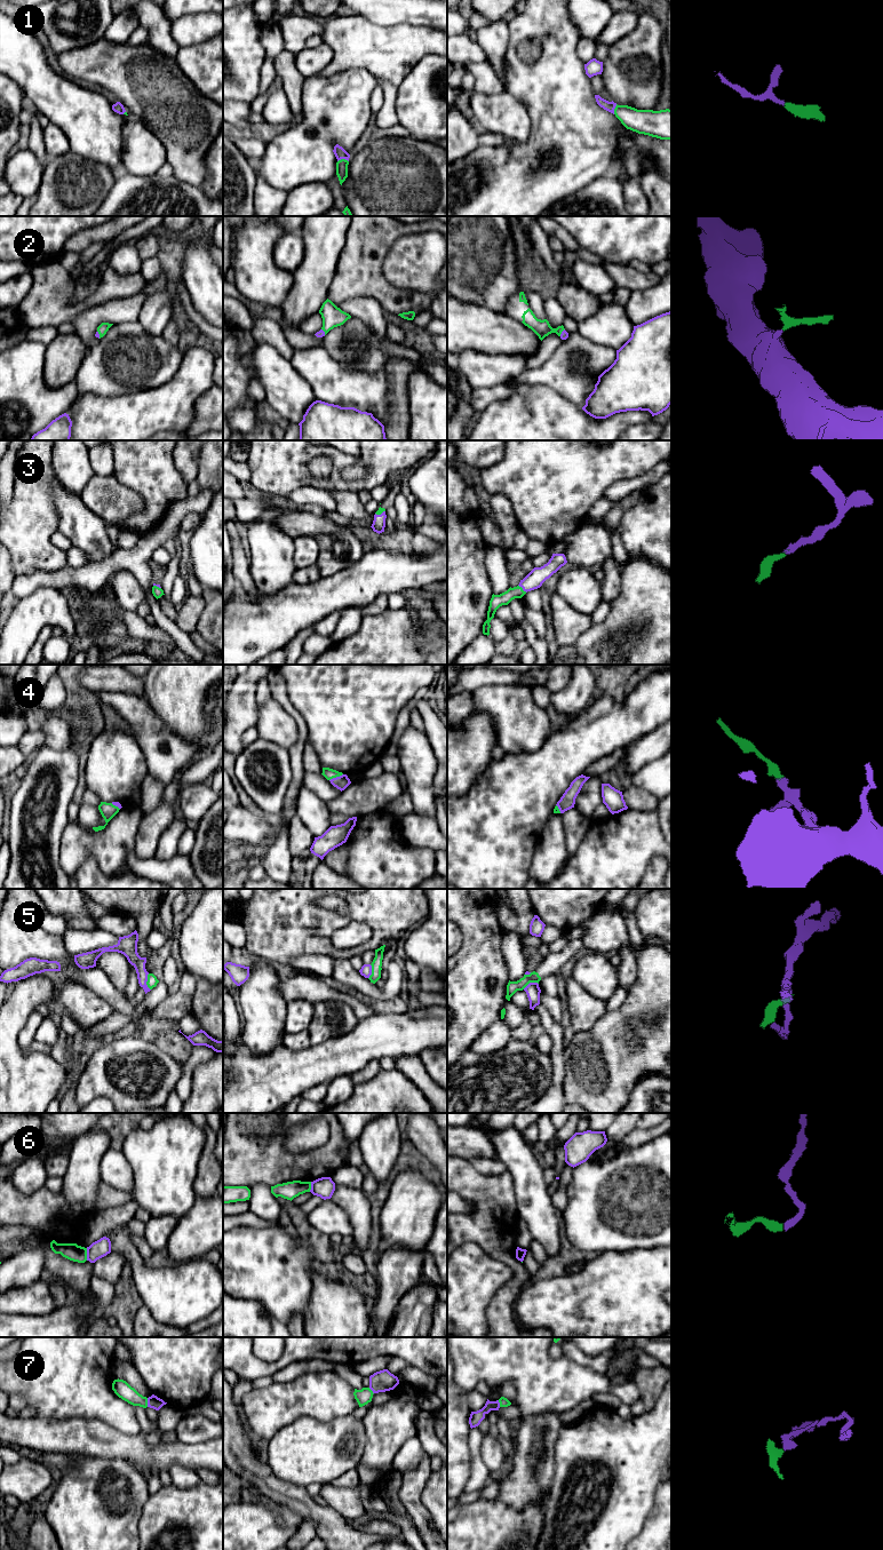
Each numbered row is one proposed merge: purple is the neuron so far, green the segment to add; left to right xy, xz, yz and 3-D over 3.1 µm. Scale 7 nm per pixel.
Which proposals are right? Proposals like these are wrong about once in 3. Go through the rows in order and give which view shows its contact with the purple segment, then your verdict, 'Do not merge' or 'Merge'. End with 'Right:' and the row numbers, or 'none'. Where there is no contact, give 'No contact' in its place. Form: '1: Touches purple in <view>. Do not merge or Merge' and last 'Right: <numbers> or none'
1: Touches purple in xz. Merge
2: Touches purple in xy. Merge
3: Touches purple in yz. Merge
4: Touches purple in xz. Merge
5: Touches purple in xy. Do not merge
6: Touches purple in xy. Do not merge
7: Touches purple in xy. Merge
Right: 1, 2, 3, 4, 7

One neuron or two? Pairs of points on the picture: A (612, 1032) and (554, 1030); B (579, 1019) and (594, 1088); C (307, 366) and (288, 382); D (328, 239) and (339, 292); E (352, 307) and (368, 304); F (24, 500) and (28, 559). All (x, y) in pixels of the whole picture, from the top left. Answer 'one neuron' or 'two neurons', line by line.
A: two neurons
B: two neurons
C: two neurons
D: two neurons
E: one neuron
F: one neuron

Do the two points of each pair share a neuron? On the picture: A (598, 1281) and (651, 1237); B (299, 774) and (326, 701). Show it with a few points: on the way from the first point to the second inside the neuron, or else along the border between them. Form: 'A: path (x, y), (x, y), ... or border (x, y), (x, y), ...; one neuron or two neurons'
A: border (659, 1246), (611, 1252); two neurons
B: border (299, 712), (307, 725), (309, 737); two neurons

